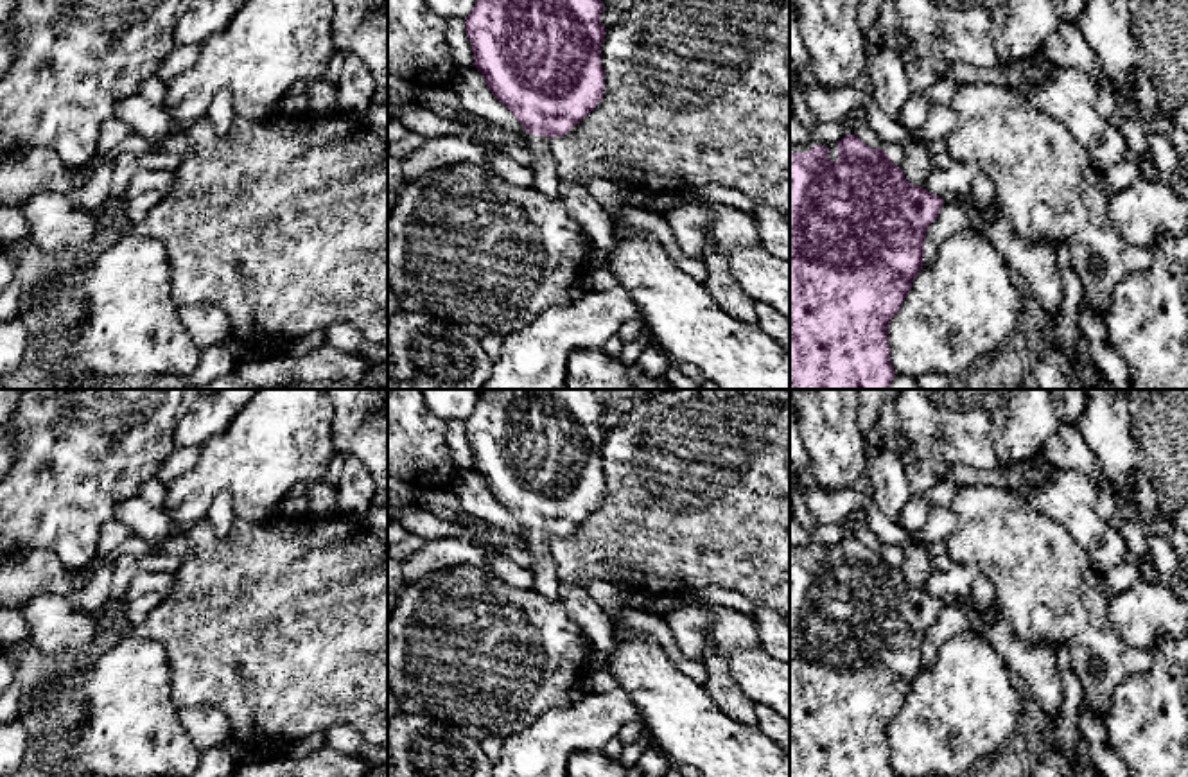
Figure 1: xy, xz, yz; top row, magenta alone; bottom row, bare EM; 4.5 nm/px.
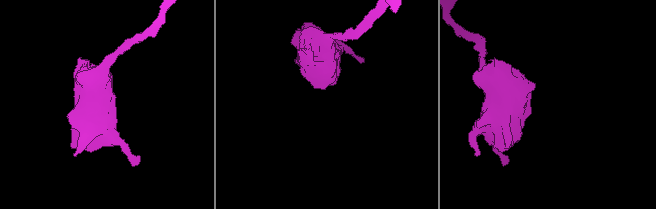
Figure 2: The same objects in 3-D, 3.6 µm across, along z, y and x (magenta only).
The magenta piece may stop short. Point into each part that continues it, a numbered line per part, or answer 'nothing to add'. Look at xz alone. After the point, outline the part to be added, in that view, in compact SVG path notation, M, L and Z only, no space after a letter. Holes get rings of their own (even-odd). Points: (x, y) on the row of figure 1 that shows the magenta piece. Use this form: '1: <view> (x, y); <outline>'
1: xz (546, 180); M529 135L526 147L533 156L533 162L529 165L533 170L533 188L547 197L560 199L558 163L551 149L551 138L546 138L542 135Z

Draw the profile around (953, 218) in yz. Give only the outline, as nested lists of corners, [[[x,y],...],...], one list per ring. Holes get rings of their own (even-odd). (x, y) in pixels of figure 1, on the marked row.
[[[944,203],[939,217],[926,230],[924,264],[931,264],[937,258],[939,248],[944,240],[973,228],[980,221],[983,221],[983,215],[971,208],[960,203]]]

